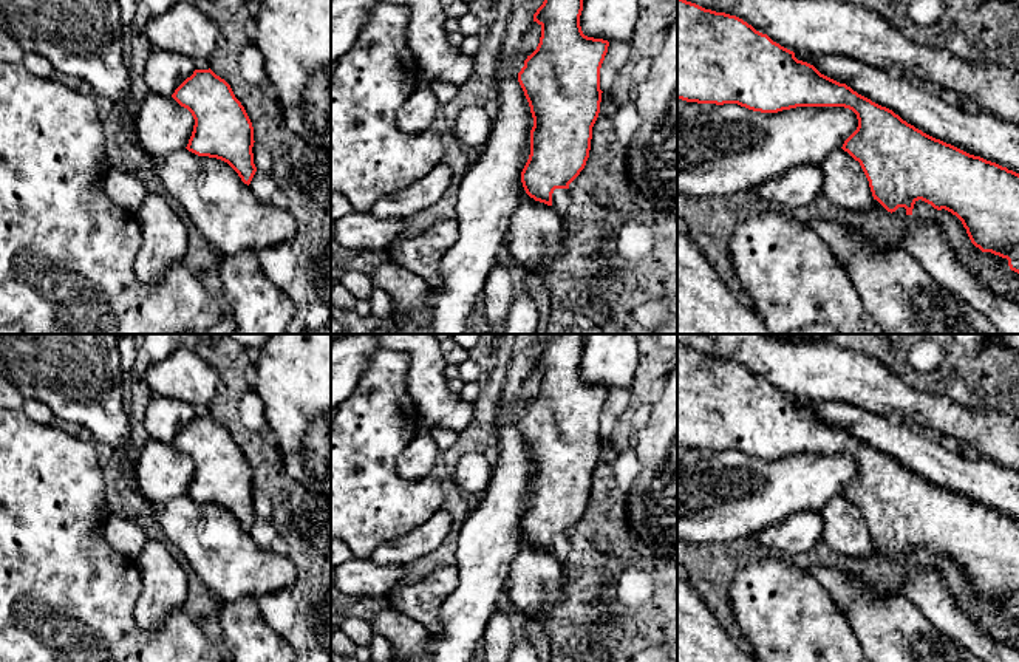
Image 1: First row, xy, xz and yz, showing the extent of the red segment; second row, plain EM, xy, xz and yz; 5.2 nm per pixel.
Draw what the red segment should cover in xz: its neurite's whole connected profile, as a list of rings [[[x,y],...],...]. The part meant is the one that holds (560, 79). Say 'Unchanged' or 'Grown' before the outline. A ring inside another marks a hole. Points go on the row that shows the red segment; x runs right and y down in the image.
Unchanged. [[[544,0],[533,14],[533,22],[541,26],[540,43],[518,73],[533,118],[530,155],[521,172],[521,183],[530,198],[547,206],[552,206],[554,190],[569,189],[584,169],[592,127],[600,113],[600,68],[609,42],[583,34],[581,11],[583,0]]]

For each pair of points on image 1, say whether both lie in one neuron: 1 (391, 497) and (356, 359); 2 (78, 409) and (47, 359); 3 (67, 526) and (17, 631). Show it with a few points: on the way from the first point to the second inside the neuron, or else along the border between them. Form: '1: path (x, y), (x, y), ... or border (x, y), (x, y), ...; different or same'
1: border (376, 350), (354, 390), (347, 398); different
2: path (76, 396), (76, 389), (59, 371); same
3: path (40, 552), (36, 557), (36, 605); same

